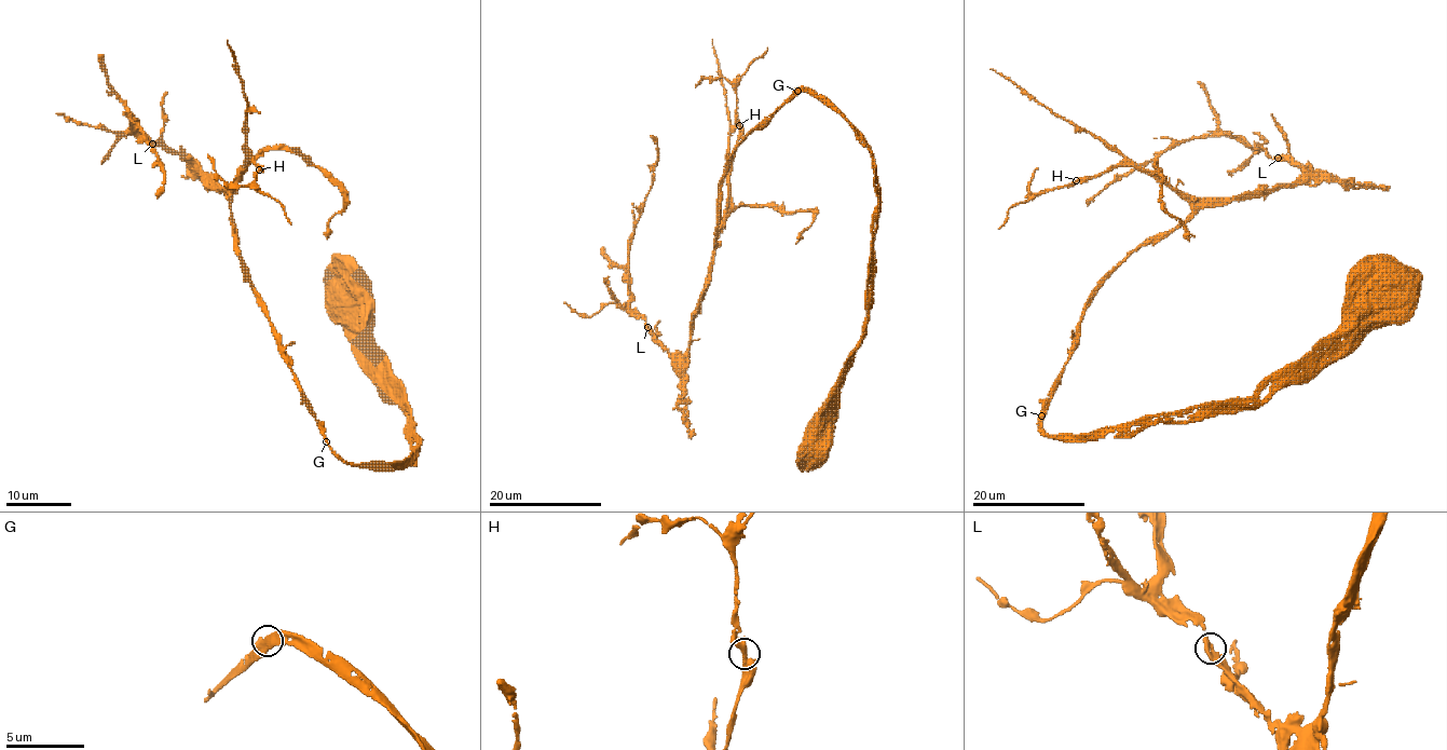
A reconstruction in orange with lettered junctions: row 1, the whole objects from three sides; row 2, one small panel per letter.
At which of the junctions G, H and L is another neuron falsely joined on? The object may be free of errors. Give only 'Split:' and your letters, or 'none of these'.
Split: none of these

